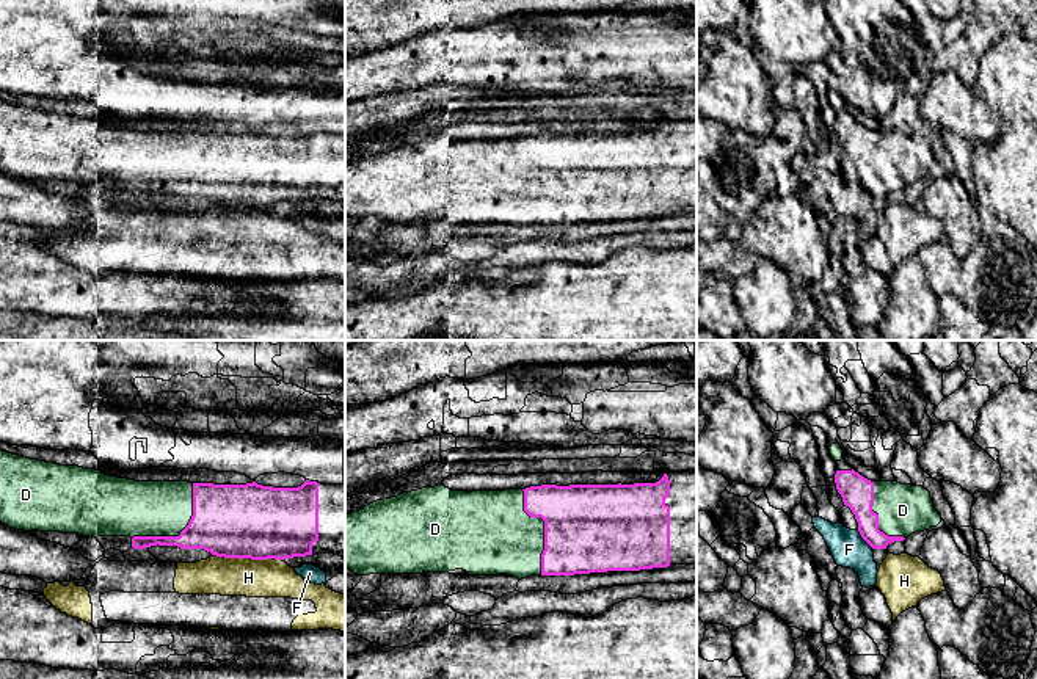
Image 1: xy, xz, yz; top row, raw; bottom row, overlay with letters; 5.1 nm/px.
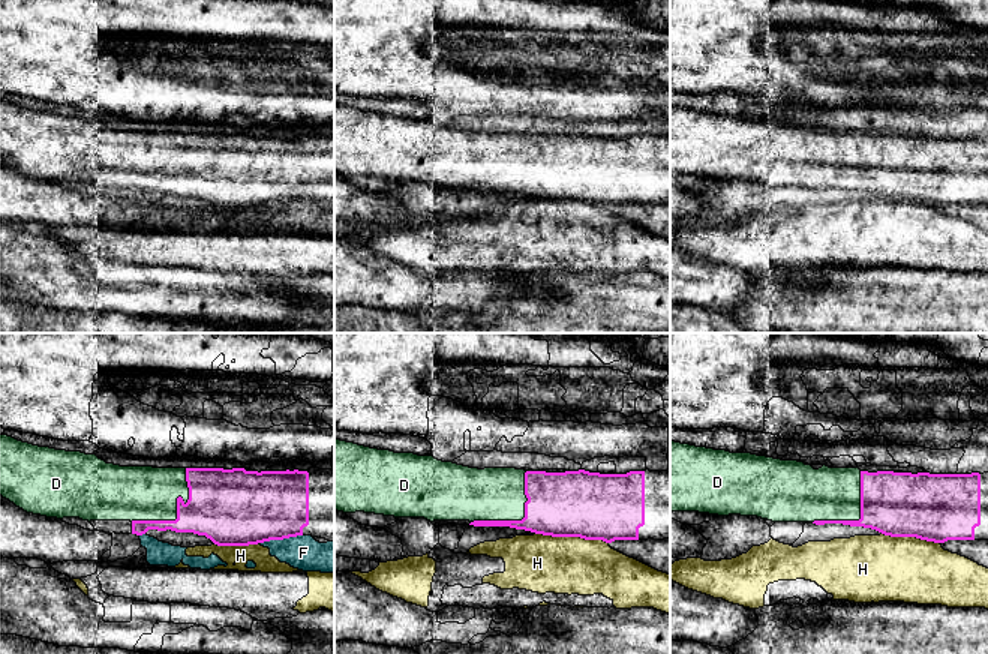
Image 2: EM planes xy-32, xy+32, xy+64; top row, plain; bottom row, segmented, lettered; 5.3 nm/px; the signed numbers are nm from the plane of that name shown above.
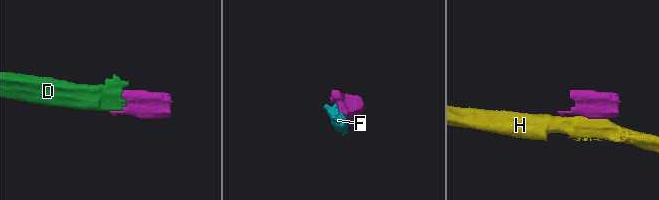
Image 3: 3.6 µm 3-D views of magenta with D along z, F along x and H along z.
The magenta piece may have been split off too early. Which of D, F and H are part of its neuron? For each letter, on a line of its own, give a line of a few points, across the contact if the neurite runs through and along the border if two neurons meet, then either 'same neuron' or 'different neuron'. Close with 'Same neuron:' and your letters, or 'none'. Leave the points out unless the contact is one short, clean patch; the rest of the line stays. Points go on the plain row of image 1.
D: same neuron
F: different neuron
H: line xy (214, 203), (239, 207), (281, 209); different neuron
Same neuron: D

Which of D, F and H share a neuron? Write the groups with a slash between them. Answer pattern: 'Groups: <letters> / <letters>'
Groups: D / F / H

